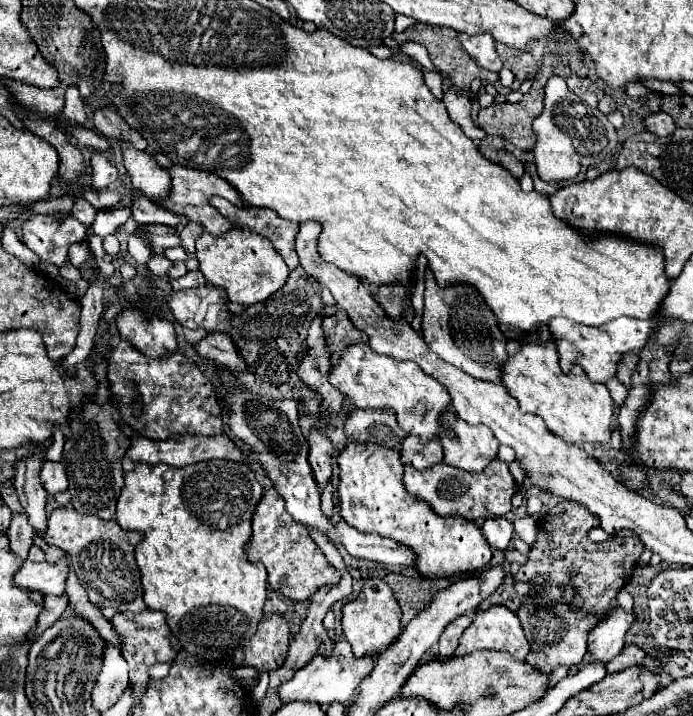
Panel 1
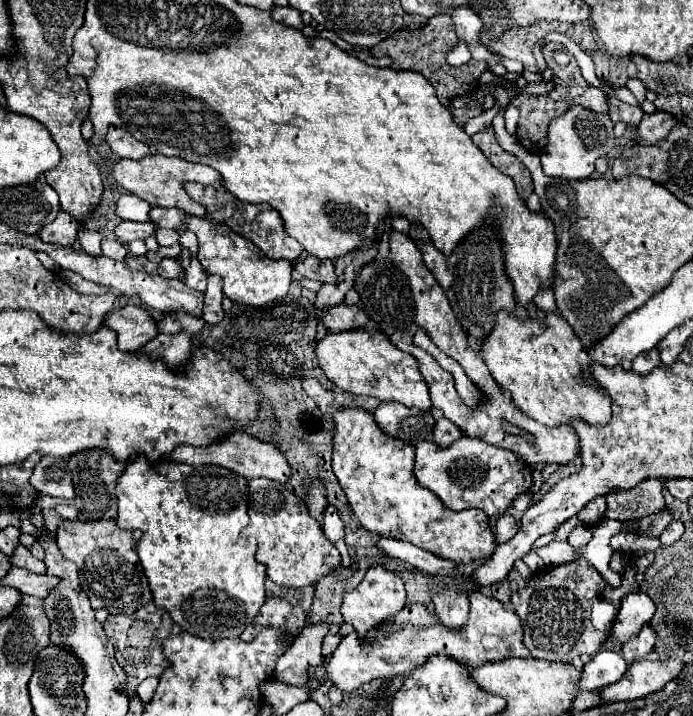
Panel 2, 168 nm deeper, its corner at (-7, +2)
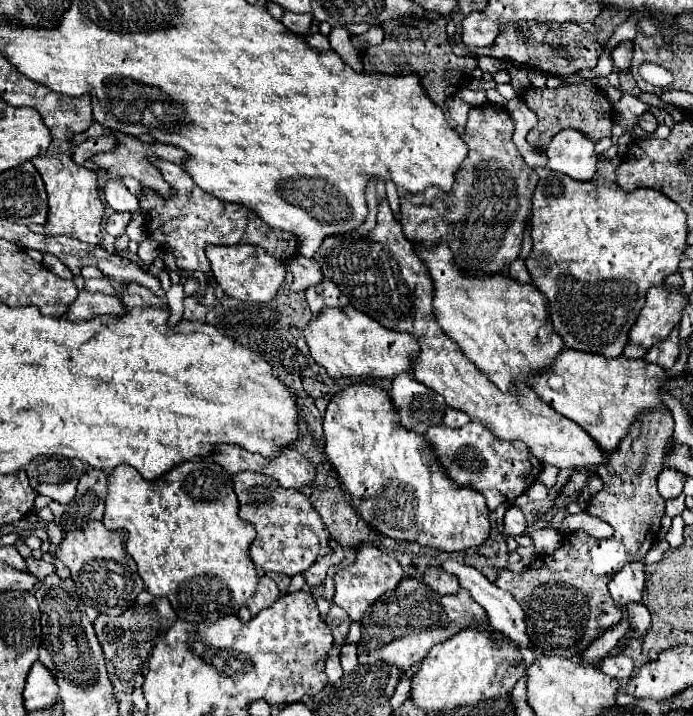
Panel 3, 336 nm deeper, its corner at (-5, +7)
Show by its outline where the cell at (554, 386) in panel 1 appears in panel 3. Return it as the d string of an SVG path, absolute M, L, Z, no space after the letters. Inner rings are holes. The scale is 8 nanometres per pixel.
M413 244L413 250L427 266L427 272L435 286L433 312L435 312L437 324L497 388L513 394L517 390L511 388L511 382L519 380L527 384L535 374L545 372L549 364L553 364L553 360L557 358L557 354L565 344L561 344L561 338L557 336L557 332L553 332L553 326L549 324L549 314L547 314L547 300L533 284L523 284L503 274L491 274L491 276L479 276L479 278L467 276L457 264L453 264L455 256L449 244L437 244L431 248Z

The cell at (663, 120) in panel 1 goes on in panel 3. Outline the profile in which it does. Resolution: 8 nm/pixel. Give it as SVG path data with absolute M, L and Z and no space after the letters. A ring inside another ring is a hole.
M649 110L639 118L639 128L641 128L643 132L647 132L647 134L653 134L653 132L655 132L657 120L655 120L655 116L653 116Z

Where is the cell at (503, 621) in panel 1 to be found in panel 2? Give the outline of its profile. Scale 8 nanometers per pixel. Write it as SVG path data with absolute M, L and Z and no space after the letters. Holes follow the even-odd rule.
M471 593L469 601L469 623L459 633L443 629L443 625L439 625L439 619L423 605L407 605L395 617L385 621L379 629L373 629L367 641L359 641L355 633L343 637L331 657L323 659L323 663L317 667L309 667L309 677L313 681L319 681L321 685L331 681L341 691L351 693L373 679L407 675L411 669L421 667L423 661L437 653L449 655L467 667L507 657L529 657L529 649L523 643L521 621L511 609L505 609L503 603L485 593Z

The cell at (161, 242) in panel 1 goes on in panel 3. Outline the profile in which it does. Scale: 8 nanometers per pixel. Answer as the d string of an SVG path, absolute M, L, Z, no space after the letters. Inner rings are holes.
M113 212L111 216L107 216L107 222L105 222L105 230L107 230L107 234L111 234L111 236L121 236L123 232L125 232L125 228L127 228L127 224L129 224L129 214L127 212Z

